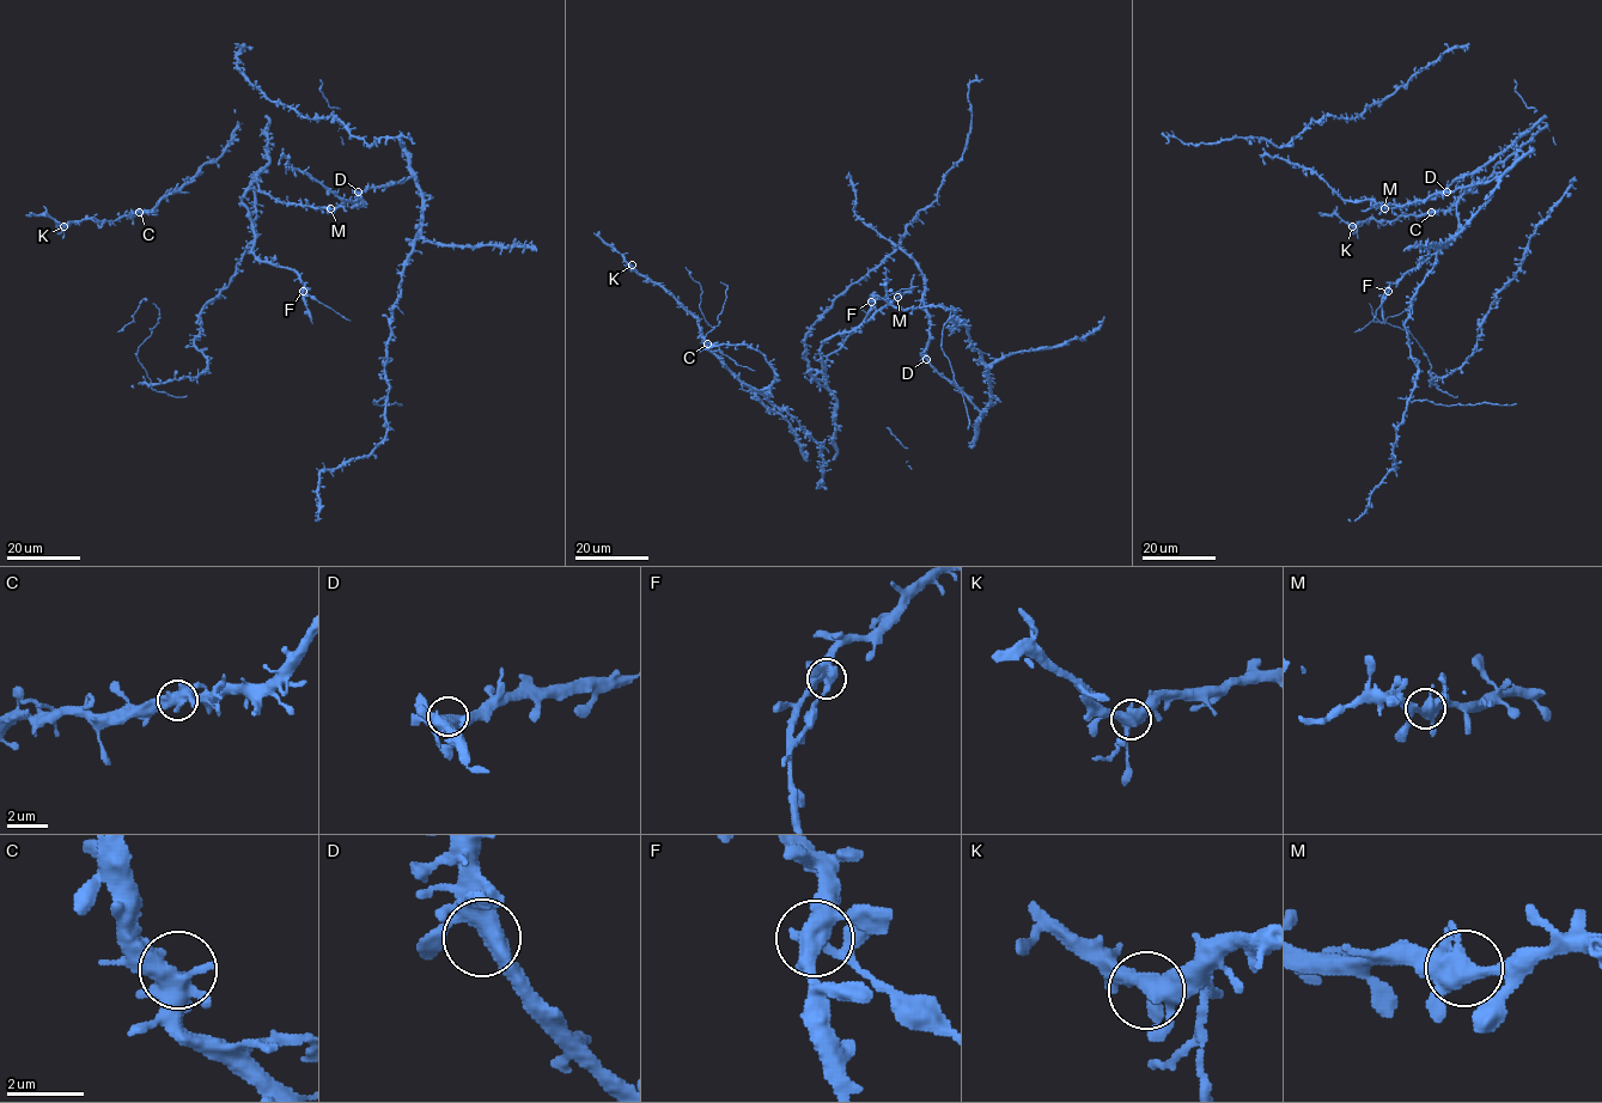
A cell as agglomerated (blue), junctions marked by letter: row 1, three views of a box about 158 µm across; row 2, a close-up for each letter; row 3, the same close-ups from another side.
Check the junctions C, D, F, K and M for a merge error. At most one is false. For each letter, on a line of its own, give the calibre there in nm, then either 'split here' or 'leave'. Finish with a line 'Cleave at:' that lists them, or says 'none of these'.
C: calibre 440 nm; leave
D: calibre 420 nm; leave
F: calibre 460 nm; split here
K: calibre 440 nm; leave
M: calibre 420 nm; leave
Cleave at: F

